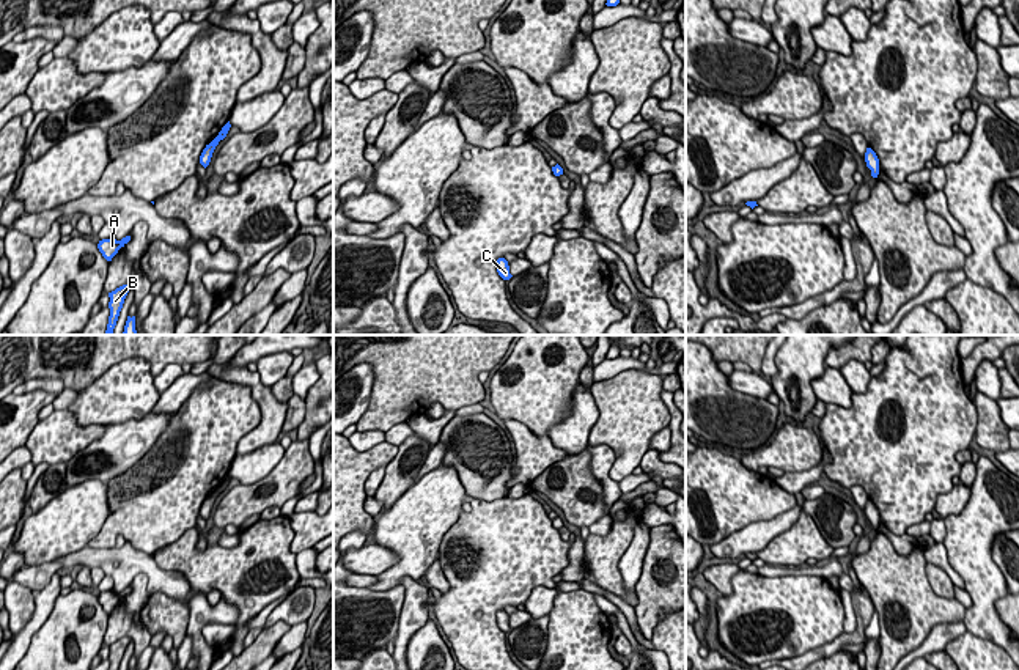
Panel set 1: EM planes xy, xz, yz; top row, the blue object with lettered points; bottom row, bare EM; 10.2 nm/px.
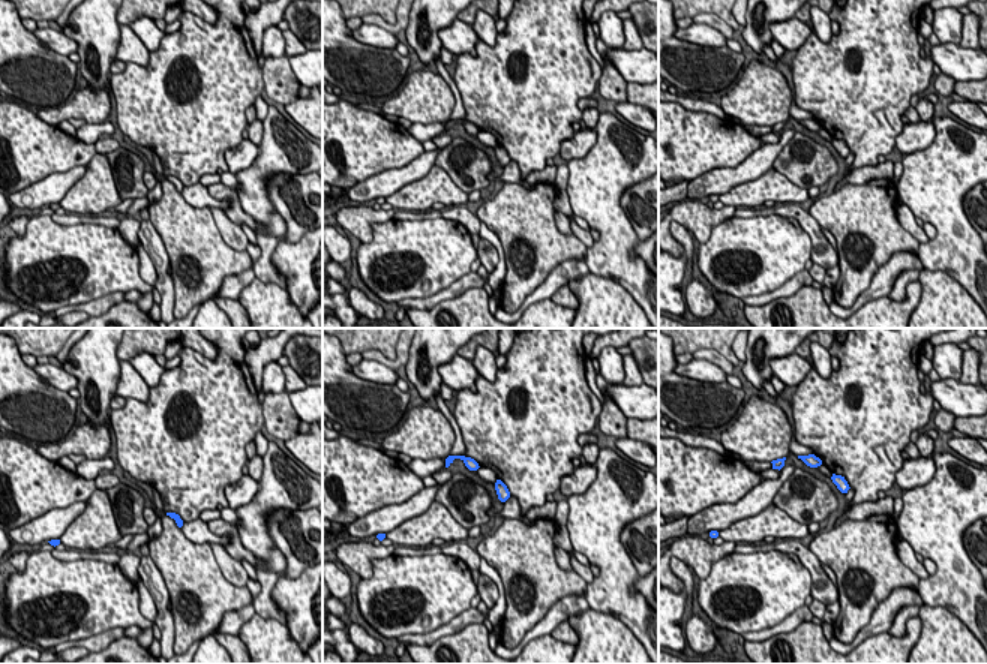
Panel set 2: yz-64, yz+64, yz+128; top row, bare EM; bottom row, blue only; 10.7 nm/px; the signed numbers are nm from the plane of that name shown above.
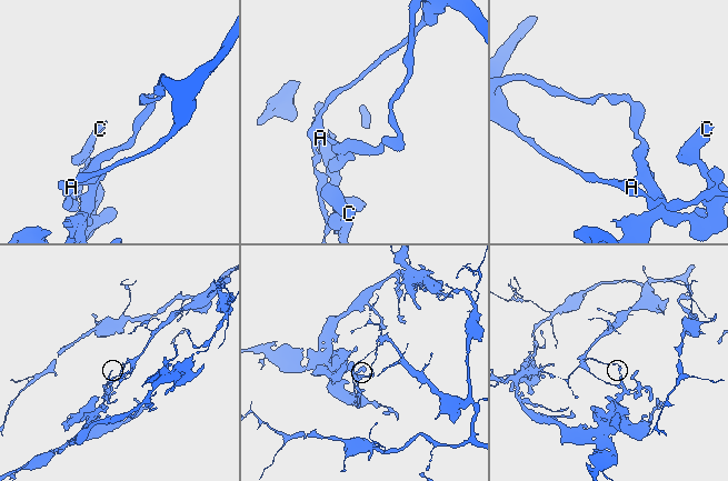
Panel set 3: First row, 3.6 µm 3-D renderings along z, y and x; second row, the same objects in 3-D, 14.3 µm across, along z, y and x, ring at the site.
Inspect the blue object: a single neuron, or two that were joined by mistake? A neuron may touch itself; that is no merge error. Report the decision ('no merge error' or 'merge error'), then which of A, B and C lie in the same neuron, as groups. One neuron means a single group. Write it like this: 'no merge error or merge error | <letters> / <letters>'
merge error | A / B C

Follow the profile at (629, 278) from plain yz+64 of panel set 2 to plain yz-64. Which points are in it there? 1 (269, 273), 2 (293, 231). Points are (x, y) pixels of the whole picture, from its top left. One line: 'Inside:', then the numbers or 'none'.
Inside: 1

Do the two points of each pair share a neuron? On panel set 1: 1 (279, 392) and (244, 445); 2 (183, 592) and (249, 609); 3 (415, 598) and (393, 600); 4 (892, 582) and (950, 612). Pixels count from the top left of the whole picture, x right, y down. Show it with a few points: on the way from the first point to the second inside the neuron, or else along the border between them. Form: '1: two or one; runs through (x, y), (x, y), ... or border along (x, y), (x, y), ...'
1: two; border along (269, 387), (279, 400), (286, 403)
2: two; border along (222, 596), (238, 606), (238, 620), (235, 623)
3: two; border along (401, 584), (404, 601), (395, 636)
4: one; runs through (906, 596), (919, 609), (936, 609)

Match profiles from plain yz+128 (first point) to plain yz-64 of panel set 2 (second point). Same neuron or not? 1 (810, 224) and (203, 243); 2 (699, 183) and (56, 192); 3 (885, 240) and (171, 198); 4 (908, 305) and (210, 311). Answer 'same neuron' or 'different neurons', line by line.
1: different neurons
2: same neuron
3: same neuron
4: same neuron

